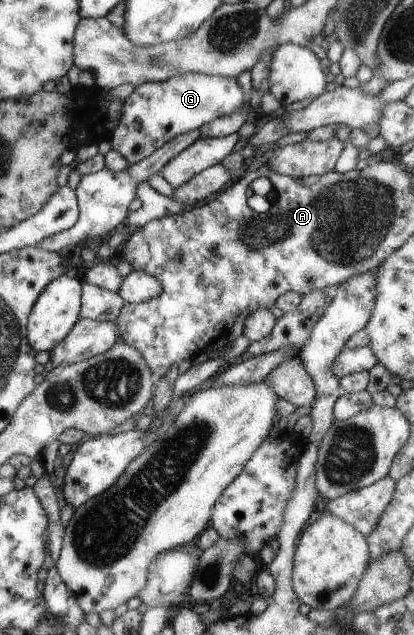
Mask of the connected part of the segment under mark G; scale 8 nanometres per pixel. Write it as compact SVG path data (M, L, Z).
M186 72L164 81L141 83L123 101L116 129L107 139L130 165L183 133L200 129L215 118L236 113L246 106L246 94L236 77Z

